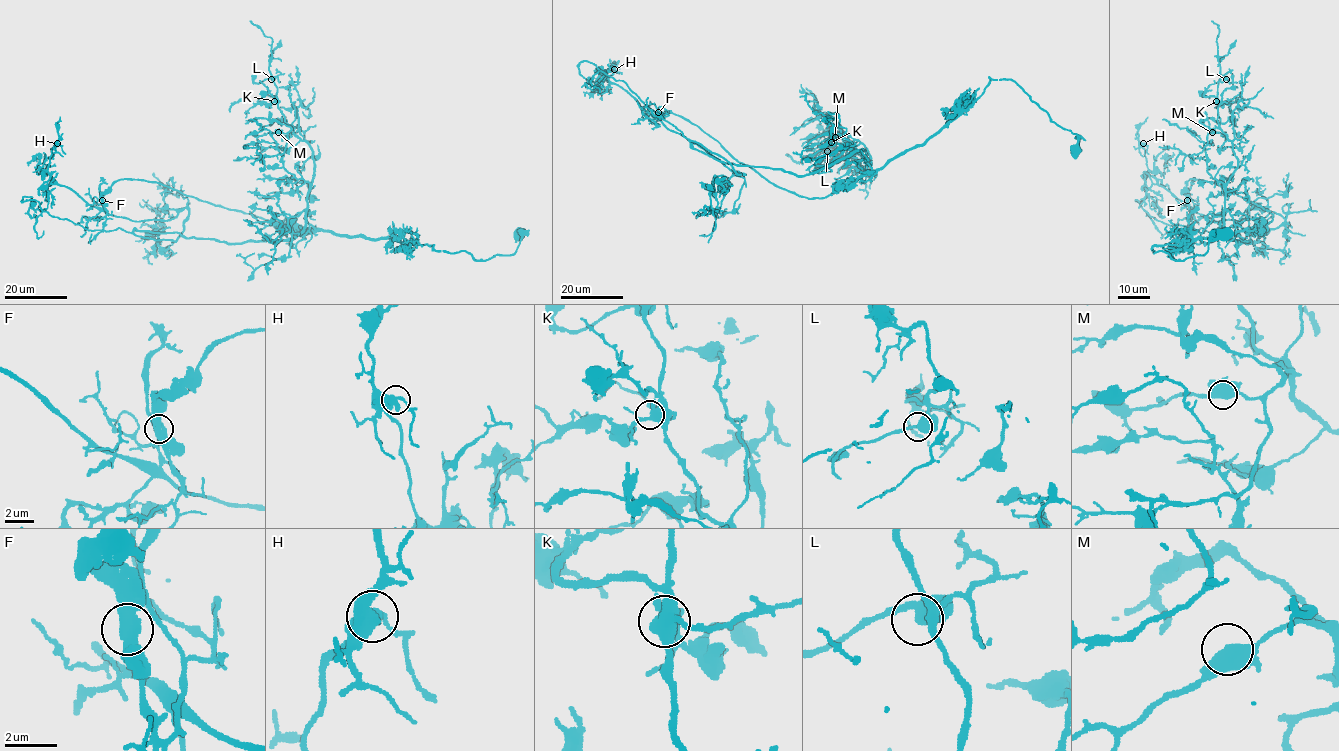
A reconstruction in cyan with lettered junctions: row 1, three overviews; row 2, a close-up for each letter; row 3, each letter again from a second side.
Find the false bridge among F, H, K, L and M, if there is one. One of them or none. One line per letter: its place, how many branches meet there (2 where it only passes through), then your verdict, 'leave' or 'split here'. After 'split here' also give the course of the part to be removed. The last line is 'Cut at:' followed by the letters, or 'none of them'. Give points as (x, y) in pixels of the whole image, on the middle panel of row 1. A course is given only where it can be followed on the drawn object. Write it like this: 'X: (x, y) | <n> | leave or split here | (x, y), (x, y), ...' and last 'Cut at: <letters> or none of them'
F: (658, 112) | 2 | split here | (659, 112), (682, 116), (770, 182), (824, 198), (922, 145), (990, 77), (1012, 79), (1075, 133), (1075, 158)
H: (614, 69) | 2 | leave
K: (831, 142) | 2 | leave
L: (827, 151) | 2 | leave
M: (835, 137) | 2 | leave
Cut at: F

